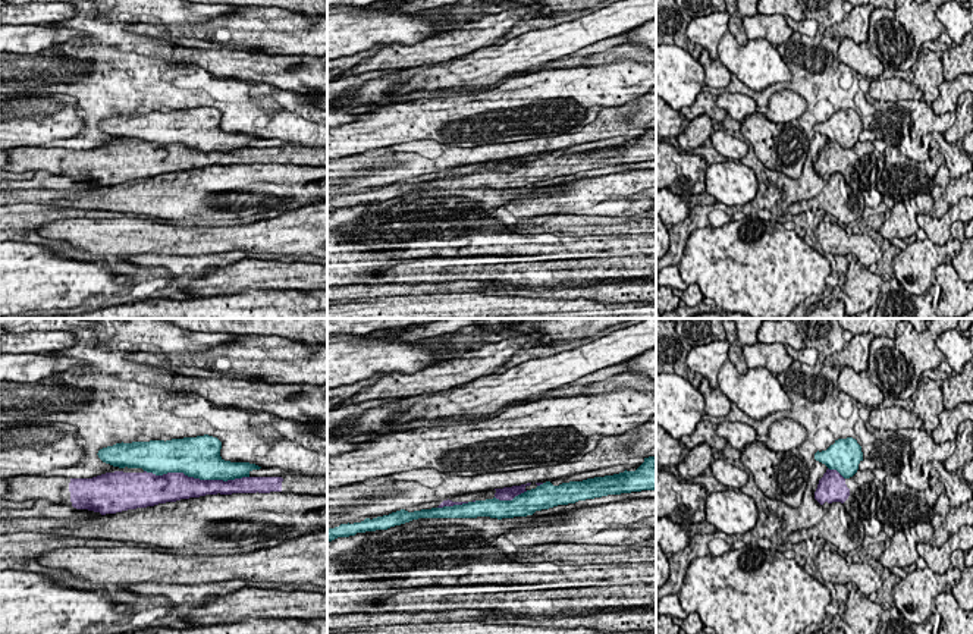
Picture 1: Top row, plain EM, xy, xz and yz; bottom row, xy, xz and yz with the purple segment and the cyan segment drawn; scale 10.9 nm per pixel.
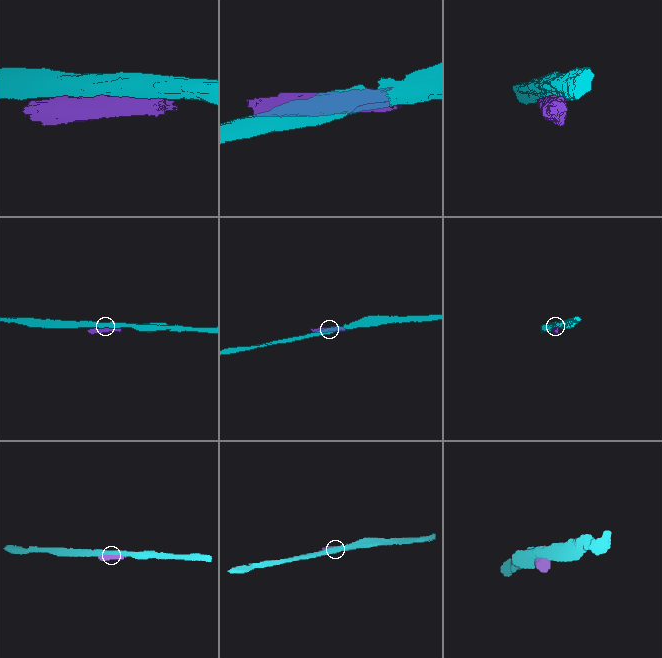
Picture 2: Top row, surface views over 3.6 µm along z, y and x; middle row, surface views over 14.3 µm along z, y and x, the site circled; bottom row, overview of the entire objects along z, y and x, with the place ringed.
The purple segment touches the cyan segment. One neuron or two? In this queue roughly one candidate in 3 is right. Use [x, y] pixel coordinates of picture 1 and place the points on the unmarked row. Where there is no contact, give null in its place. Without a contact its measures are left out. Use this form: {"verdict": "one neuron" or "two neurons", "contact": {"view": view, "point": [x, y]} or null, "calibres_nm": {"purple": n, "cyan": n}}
{"verdict": "two neurons", "contact": {"view": "xy", "point": [197, 150]}, "calibres_nm": {"purple": 300, "cyan": 460}}

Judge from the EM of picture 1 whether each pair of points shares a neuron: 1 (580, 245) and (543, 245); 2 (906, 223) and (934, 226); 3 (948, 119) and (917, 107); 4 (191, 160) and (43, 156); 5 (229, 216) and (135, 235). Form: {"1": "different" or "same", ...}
{"1": "same", "2": "different", "3": "same", "4": "same", "5": "different"}

